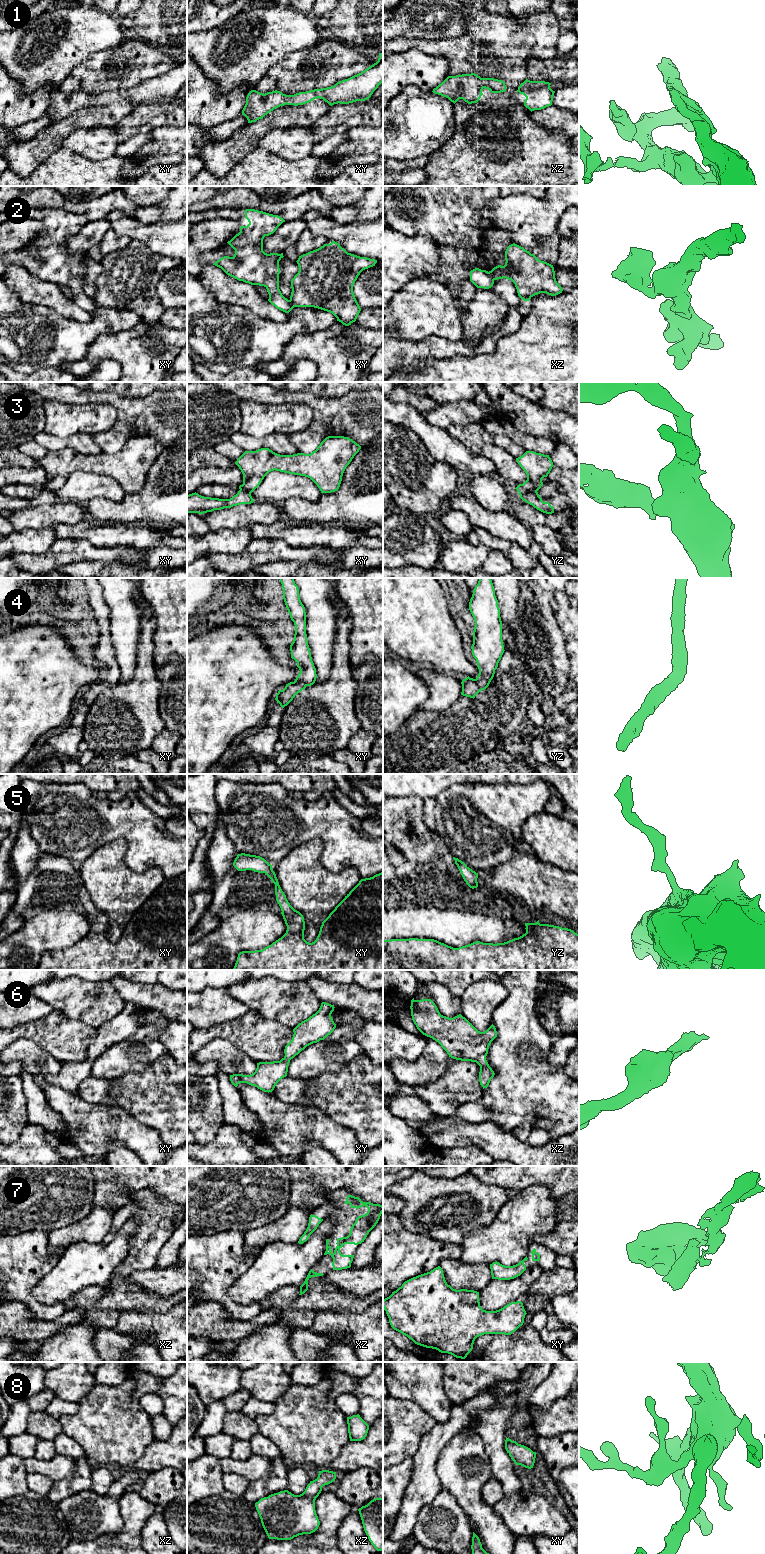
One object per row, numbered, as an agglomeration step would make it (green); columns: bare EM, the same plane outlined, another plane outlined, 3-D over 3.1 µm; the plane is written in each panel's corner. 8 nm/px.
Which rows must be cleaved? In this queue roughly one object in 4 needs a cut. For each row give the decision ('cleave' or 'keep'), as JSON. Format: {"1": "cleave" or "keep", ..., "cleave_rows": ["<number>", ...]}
{"1": "keep", "2": "cleave", "3": "cleave", "4": "keep", "5": "keep", "6": "keep", "7": "keep", "8": "keep", "cleave_rows": ["2", "3"]}

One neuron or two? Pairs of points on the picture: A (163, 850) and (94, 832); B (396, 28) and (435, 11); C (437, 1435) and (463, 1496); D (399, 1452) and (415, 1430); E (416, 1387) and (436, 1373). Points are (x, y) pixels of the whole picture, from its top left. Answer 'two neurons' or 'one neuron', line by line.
A: one neuron
B: one neuron
C: two neurons
D: one neuron
E: one neuron

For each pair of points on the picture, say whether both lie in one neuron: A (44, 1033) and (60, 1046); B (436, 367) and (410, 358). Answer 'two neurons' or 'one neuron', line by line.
A: one neuron
B: two neurons

